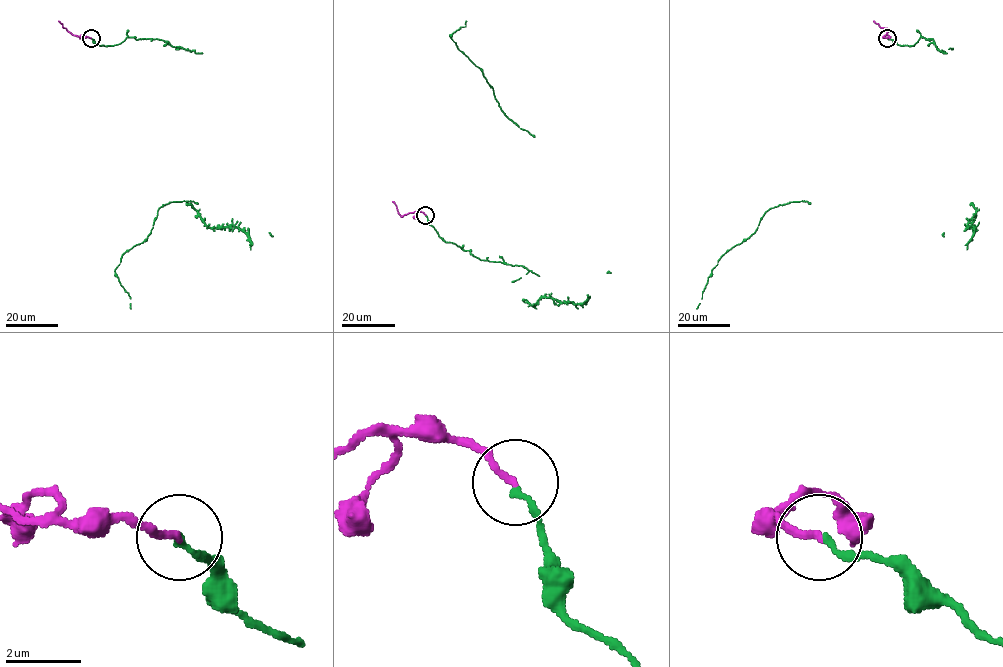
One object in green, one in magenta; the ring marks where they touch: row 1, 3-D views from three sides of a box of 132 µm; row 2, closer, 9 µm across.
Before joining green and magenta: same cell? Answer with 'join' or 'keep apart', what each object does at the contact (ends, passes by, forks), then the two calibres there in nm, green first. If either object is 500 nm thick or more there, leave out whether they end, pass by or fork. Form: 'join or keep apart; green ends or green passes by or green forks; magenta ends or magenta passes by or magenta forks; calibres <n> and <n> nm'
join; green ends; magenta ends; calibres 170 and 180 nm

